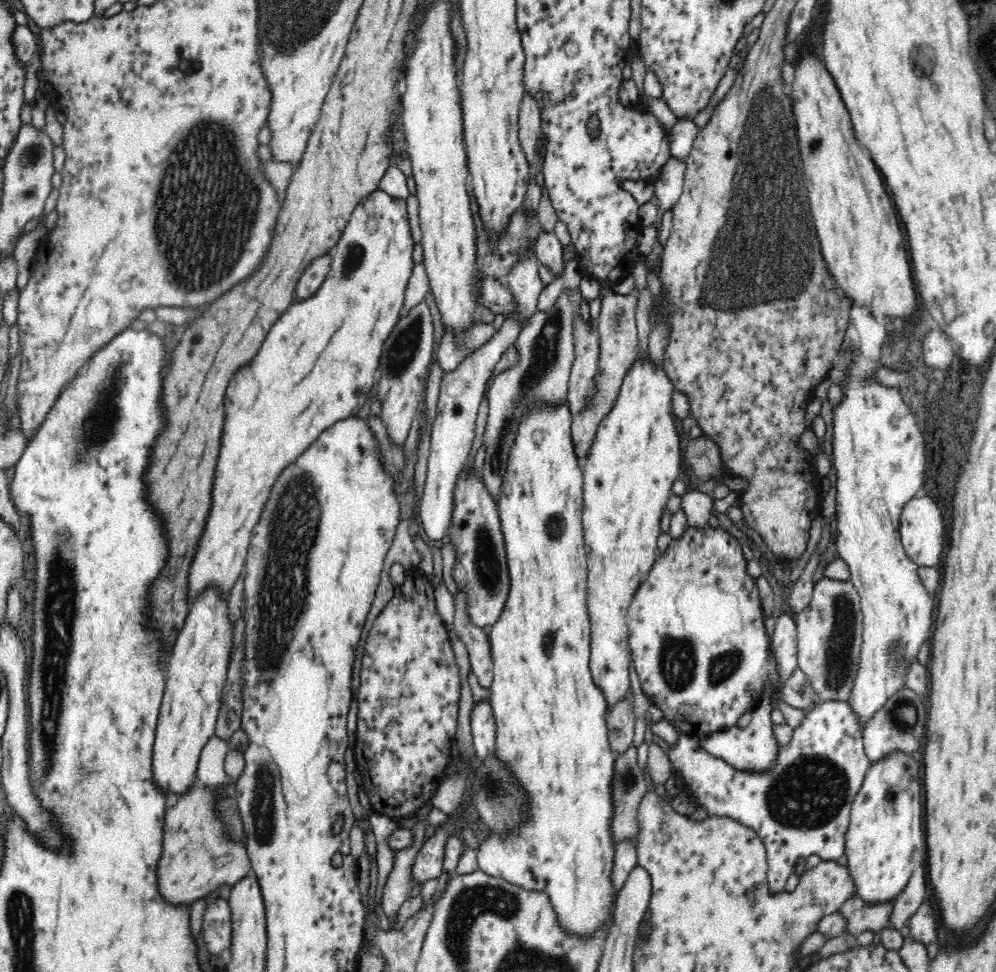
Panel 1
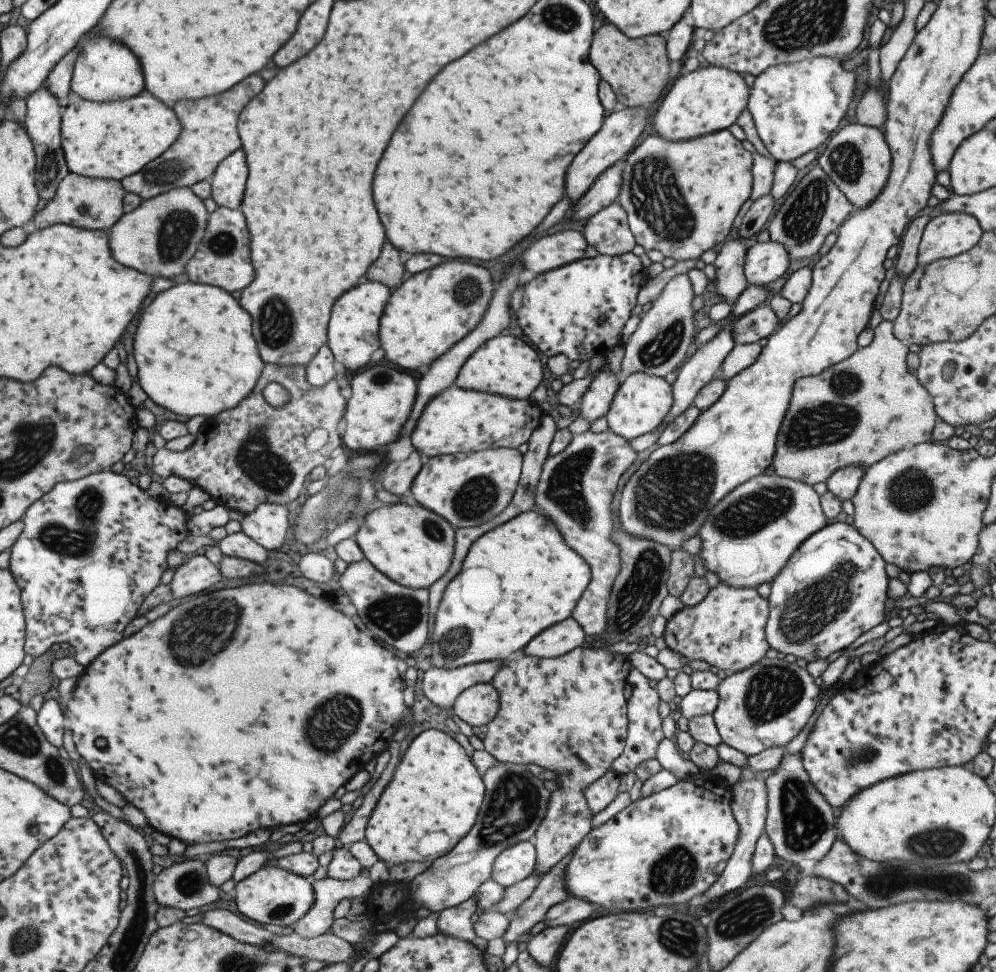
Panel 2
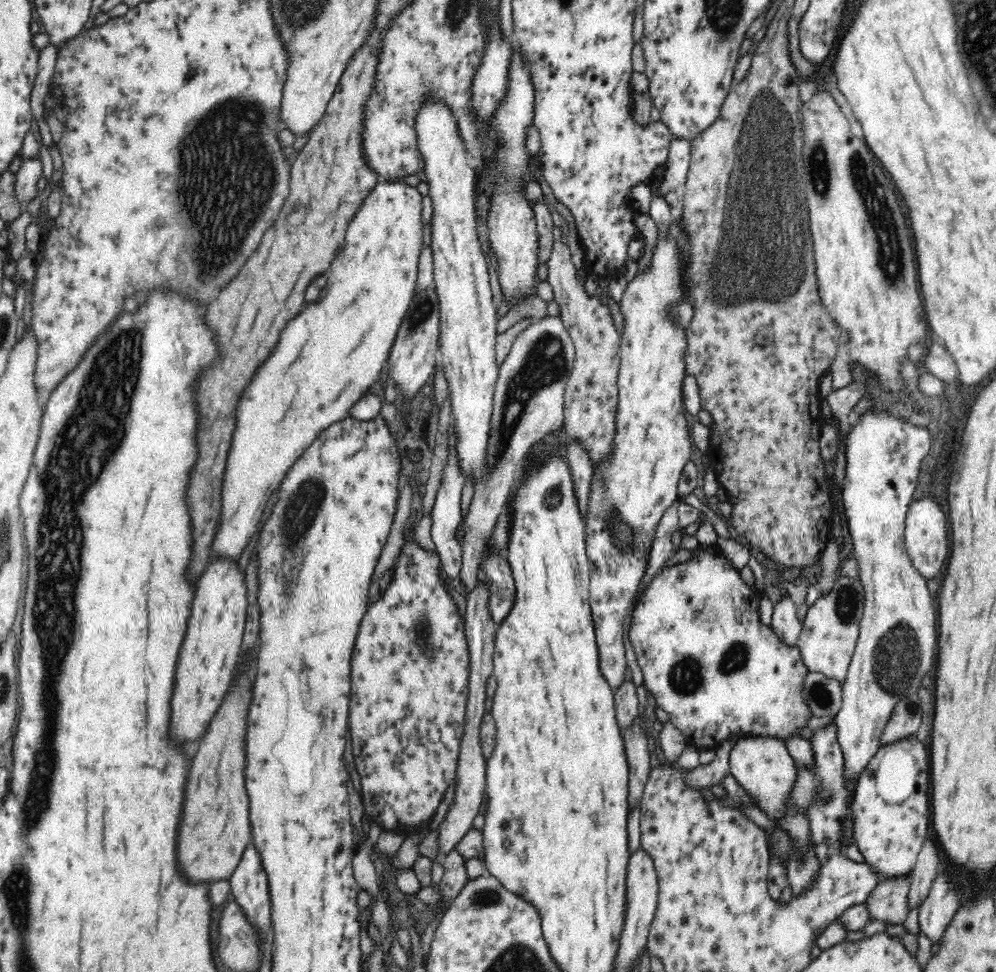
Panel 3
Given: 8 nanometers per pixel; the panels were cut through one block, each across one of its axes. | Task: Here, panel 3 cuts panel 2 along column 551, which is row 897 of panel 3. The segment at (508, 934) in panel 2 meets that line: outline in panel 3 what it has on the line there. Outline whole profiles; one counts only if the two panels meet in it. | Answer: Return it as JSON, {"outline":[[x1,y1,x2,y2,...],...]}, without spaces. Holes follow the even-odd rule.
{"outline":[[911,875,900,876,900,878,888,878,880,881,866,897,865,905,870,914,870,921,880,921,884,925,902,925,910,911,907,905,907,894,909,891]]}

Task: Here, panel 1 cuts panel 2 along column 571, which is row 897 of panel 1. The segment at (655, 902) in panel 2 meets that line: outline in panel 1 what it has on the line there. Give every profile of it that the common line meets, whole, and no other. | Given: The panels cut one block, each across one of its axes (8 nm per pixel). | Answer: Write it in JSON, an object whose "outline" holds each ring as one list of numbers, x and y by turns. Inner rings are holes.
{"outline":[[892,752,868,768,866,779,852,804,849,827,845,834,844,856,847,876,853,884,853,896,864,904,886,904,906,888,910,877,927,859,924,808,920,794,920,768,914,757]]}

